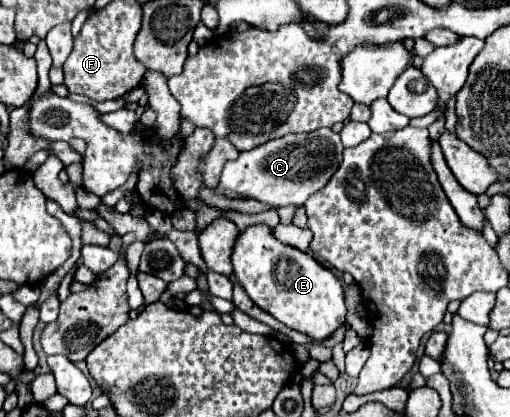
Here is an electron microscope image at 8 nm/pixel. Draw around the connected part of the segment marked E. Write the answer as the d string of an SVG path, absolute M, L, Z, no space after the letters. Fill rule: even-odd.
M254 225L240 233L232 253L232 265L248 297L294 331L324 341L346 321L344 289L336 275L322 267L312 255L274 239L268 225Z

